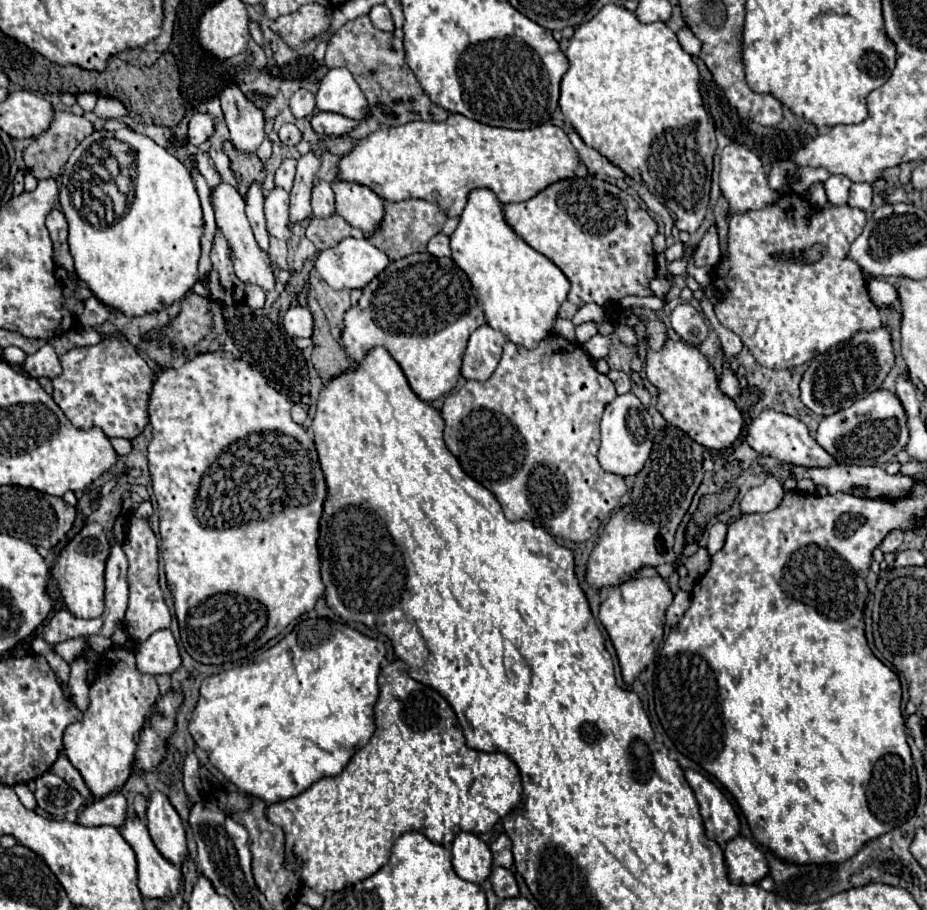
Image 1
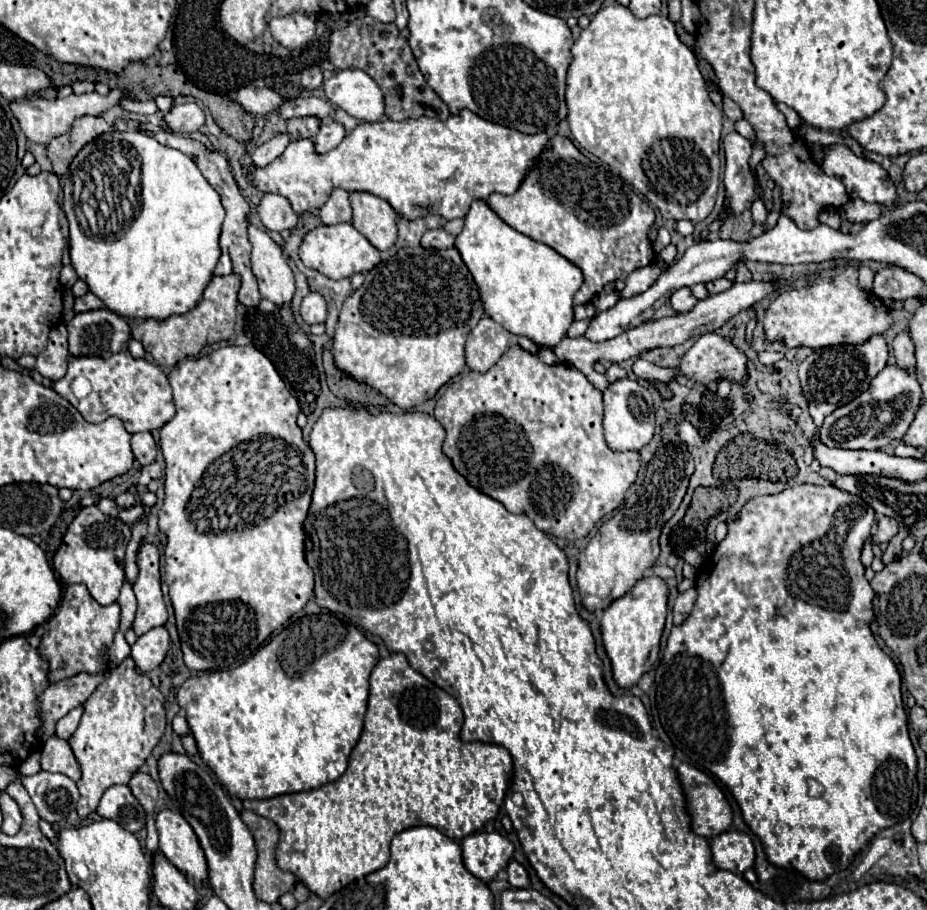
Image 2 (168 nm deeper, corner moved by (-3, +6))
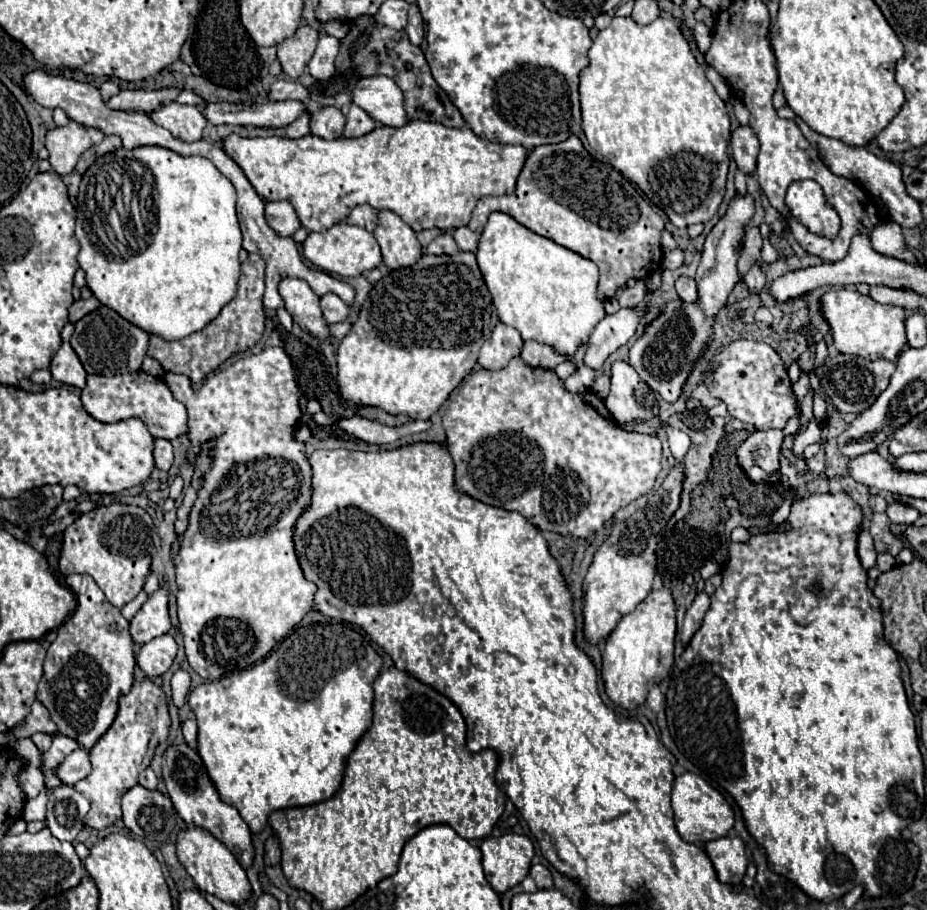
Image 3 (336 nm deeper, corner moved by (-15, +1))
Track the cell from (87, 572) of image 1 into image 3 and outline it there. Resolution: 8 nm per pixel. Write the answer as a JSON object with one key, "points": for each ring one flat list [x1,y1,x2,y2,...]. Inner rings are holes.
{"points":[[111,503,81,515,63,531,63,545,59,557,59,571,63,575,87,573,105,593,107,601,115,607,123,607,133,601,143,589,149,575,151,551,155,537,155,525,149,513,135,505]]}

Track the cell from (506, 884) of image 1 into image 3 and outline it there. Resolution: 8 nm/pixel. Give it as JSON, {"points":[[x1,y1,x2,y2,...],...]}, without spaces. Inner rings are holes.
{"points":[[533,865,529,875,535,879,537,887,539,889,551,889,553,887,553,877,551,877,551,871,545,867,545,865]]}

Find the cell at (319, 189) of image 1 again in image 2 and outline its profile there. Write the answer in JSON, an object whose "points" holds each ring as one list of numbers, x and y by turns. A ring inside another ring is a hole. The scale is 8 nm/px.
{"points":[[335,188,329,196,329,200,319,208,317,212,319,220,323,224,341,224,351,220,351,206,349,206,349,194,341,188]]}

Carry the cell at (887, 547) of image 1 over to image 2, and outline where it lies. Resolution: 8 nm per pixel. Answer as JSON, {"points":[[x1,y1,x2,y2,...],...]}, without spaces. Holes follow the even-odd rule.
{"points":[[880,516,877,519,876,530,873,533,873,542,881,544,889,542,891,538,897,535,899,531,899,525,895,518,889,518,889,516],[893,522,893,524,891,524],[891,524,891,526,889,526]]}

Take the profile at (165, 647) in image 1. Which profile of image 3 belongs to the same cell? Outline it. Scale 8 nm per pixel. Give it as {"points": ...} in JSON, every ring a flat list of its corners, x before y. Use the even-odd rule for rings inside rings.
{"points":[[169,633,159,635,159,637,151,639,149,643,141,645,139,655,137,655,137,665,147,679,159,677,171,667,175,653,177,653,175,639]]}

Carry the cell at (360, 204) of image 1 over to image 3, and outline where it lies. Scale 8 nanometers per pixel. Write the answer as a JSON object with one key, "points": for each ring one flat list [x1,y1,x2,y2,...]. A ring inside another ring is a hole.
{"points":[[393,211,379,213,379,227,373,235,381,247,383,263,391,271,411,267,423,257,423,247,417,241,415,231]]}

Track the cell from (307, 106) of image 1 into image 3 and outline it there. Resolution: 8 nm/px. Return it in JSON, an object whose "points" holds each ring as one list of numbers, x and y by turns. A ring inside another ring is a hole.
{"points":[[321,35,319,45,309,61,309,71,315,79,329,79,335,73,335,57,339,53,339,39,331,35]]}

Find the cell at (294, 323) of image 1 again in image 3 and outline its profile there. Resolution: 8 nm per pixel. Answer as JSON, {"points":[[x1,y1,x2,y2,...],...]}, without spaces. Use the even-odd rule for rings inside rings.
{"points":[[327,293,321,297,321,309,323,309,323,315,325,315,325,321,327,323,341,323,349,317,351,309,347,303,343,303,337,295,333,293]]}

